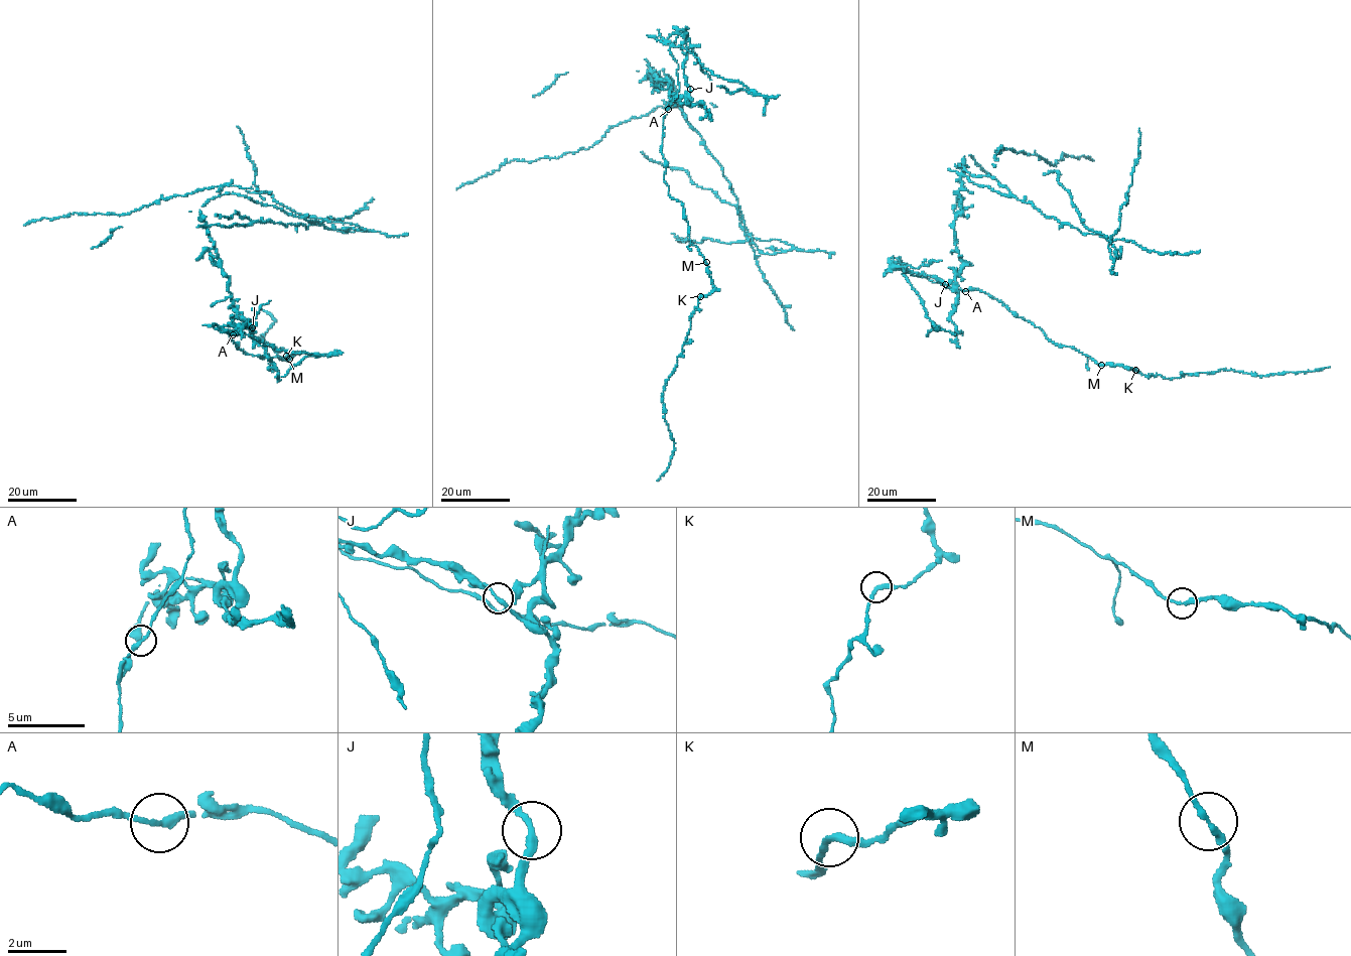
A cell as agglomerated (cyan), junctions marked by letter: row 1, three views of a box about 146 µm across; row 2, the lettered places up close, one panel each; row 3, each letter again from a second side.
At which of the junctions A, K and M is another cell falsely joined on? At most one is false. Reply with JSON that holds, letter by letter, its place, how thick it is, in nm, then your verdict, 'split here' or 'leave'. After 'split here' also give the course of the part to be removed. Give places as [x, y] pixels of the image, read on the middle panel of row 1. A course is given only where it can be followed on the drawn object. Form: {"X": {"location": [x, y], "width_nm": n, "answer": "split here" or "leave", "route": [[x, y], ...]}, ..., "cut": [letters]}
{"A": {"location": [668, 109], "width_nm": 240, "answer": "split here", "route": [[668, 109], [680, 32], [690, 94], [653, 75], [758, 249], [796, 248], [672, 233]]}, "K": {"location": [700, 296], "width_nm": 240, "answer": "leave"}, "M": {"location": [706, 262], "width_nm": 200, "answer": "leave"}, "cut": ["A"]}

